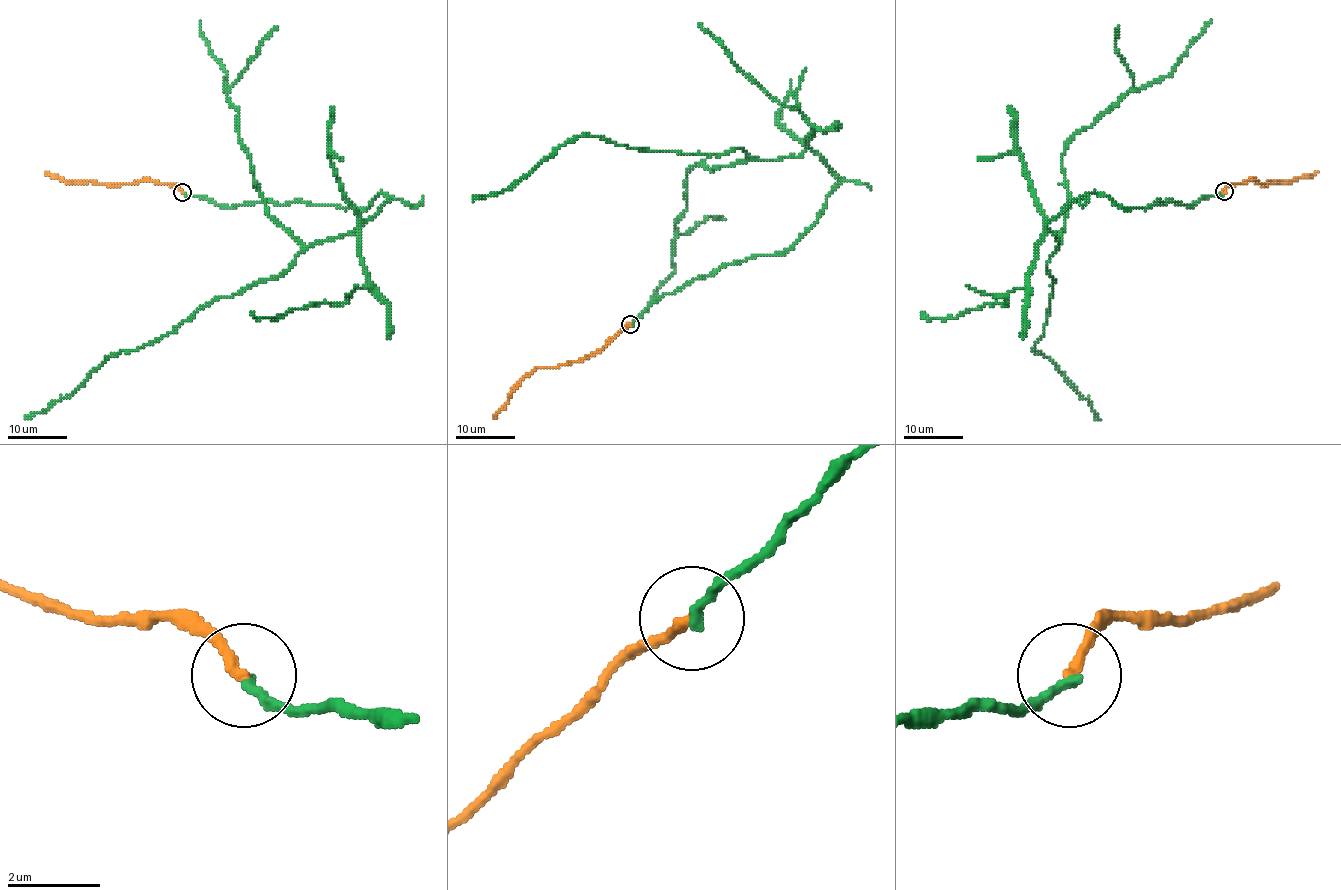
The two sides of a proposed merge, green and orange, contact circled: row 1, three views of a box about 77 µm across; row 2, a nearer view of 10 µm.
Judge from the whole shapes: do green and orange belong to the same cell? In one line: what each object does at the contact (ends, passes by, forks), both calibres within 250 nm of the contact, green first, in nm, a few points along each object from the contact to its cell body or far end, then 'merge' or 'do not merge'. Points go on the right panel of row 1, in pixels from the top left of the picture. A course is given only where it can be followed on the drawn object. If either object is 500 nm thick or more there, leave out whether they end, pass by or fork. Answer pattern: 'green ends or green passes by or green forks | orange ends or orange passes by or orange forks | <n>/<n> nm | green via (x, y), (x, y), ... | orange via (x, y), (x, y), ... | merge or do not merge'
green ends | orange ends | 240/240 nm | green via (1223, 192), (1190, 207), (1146, 208), (1086, 193), (1047, 223), (1058, 246), (1034, 350), (1099, 420) | orange via (1223, 192), (1229, 184), (1241, 184), (1250, 180), (1262, 184), (1290, 181), (1317, 172) | merge

